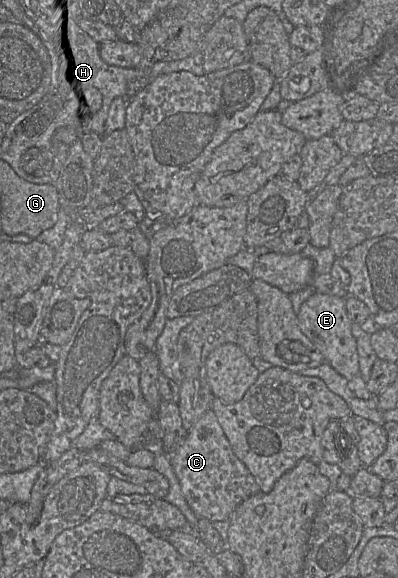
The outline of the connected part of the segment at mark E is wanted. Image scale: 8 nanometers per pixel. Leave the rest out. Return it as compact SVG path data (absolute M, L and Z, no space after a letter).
M315 292L302 304L296 316L300 330L322 353L324 362L347 380L348 387L358 398L371 399L373 395L360 374L356 339L351 330L353 322L347 314L345 299Z

